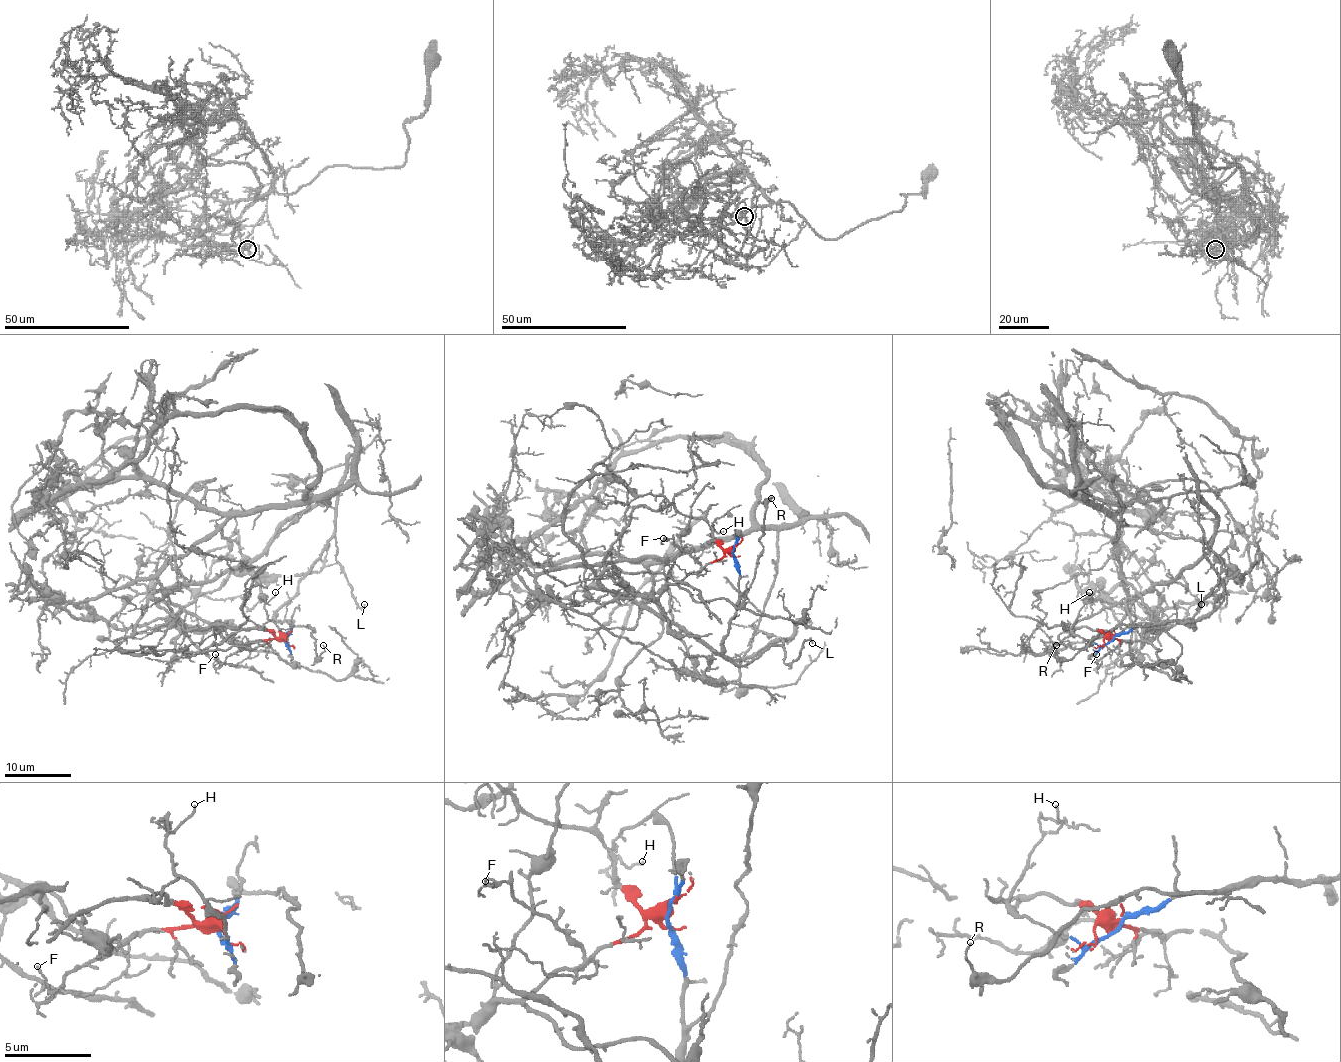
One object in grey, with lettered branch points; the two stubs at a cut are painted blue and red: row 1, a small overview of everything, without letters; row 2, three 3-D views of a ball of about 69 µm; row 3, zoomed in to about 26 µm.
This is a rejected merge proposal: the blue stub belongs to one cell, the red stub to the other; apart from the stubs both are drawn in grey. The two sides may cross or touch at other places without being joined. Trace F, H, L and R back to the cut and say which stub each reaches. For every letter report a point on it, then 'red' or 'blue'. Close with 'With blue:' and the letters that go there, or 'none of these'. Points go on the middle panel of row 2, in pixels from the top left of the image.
F: (663, 538) | red
H: (723, 531) | blue
L: (812, 643) | blue
R: (771, 498) | blue
With blue: H, L, R

